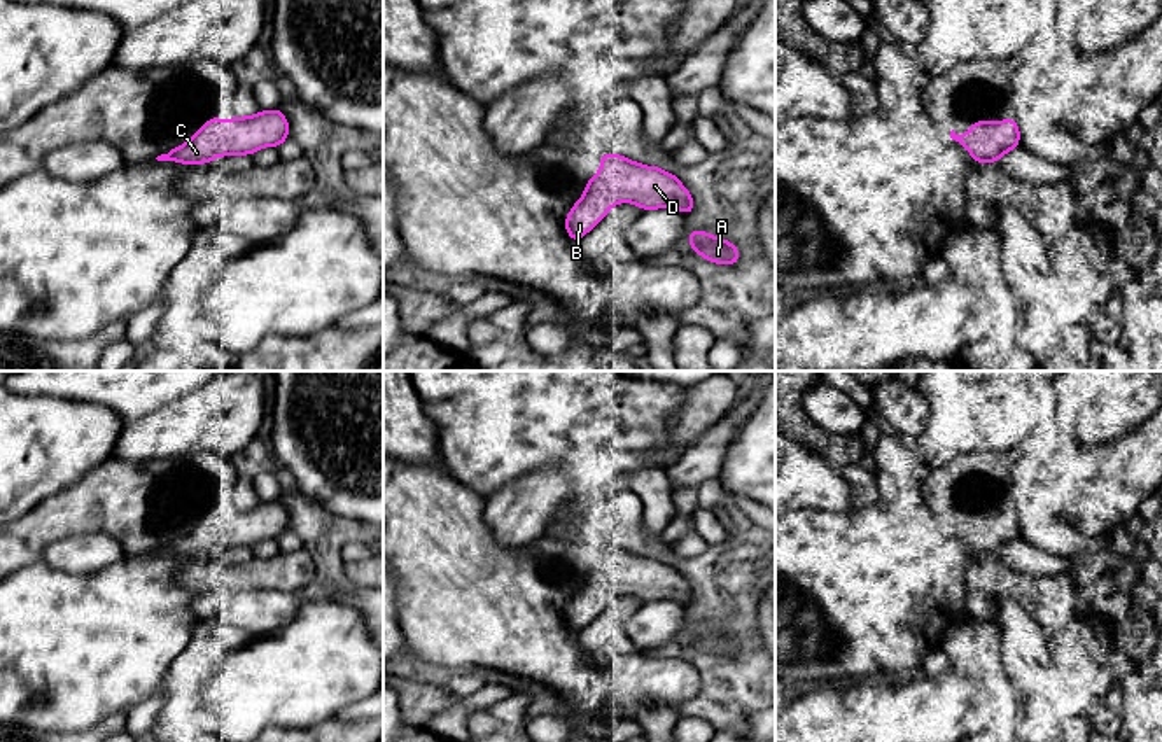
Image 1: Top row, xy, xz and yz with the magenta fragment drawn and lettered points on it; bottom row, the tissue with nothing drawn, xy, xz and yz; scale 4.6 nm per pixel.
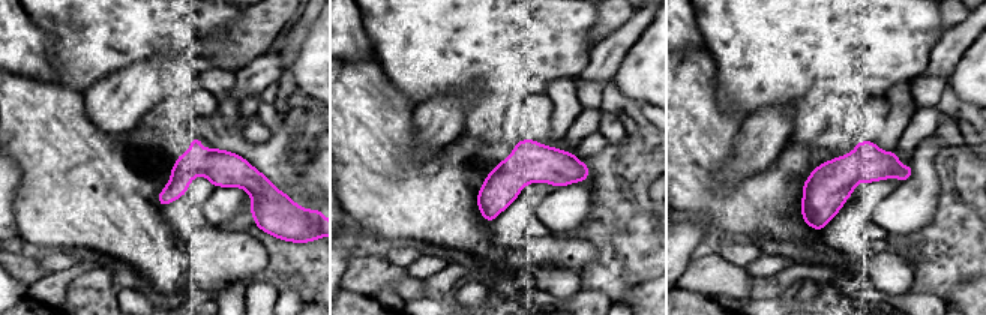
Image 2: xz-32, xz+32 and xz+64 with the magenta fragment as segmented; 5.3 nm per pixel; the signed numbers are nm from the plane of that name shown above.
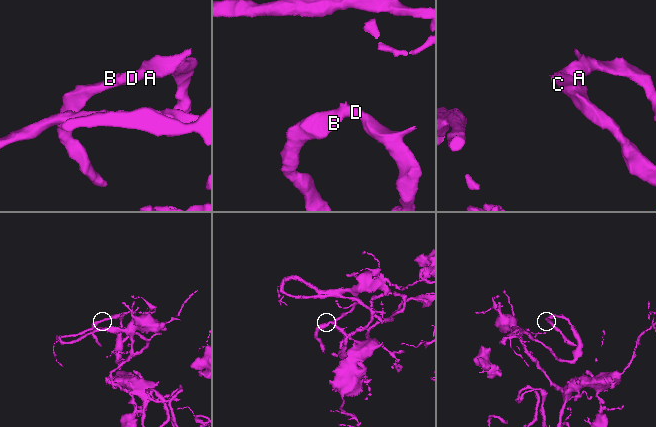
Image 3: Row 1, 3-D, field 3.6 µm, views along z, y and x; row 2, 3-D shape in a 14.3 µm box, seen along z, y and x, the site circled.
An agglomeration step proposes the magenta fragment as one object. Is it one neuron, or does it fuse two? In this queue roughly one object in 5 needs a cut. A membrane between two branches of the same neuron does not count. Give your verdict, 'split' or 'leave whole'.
leave whole

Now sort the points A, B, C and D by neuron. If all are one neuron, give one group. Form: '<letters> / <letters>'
A B C D

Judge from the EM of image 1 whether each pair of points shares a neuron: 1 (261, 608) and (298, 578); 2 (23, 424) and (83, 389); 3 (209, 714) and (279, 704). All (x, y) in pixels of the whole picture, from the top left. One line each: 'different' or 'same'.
1: different
2: different
3: same

